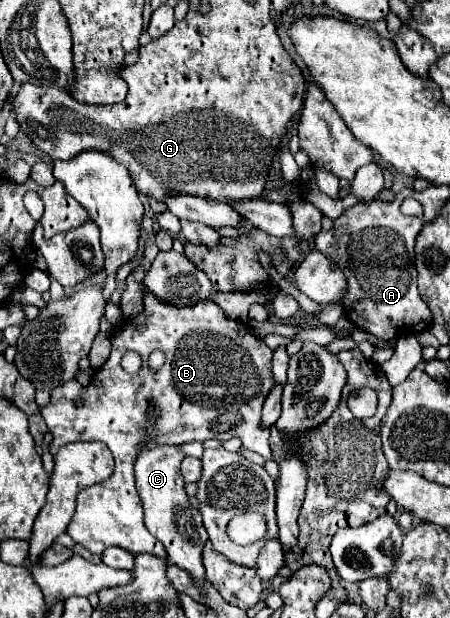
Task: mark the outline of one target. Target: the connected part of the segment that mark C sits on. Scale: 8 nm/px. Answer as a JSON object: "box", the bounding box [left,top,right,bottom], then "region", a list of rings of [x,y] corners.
{"box":[135,444,207,582],"region":[[[147,444],[141,448],[135,460],[135,478],[137,478],[137,492],[143,500],[145,508],[145,524],[147,530],[163,542],[169,562],[177,564],[179,568],[187,570],[197,582],[205,580],[205,568],[201,562],[201,552],[207,542],[207,530],[201,522],[201,512],[191,508],[189,496],[185,494],[185,480],[179,472],[179,464],[185,454],[179,446],[155,446],[149,448]]]}

